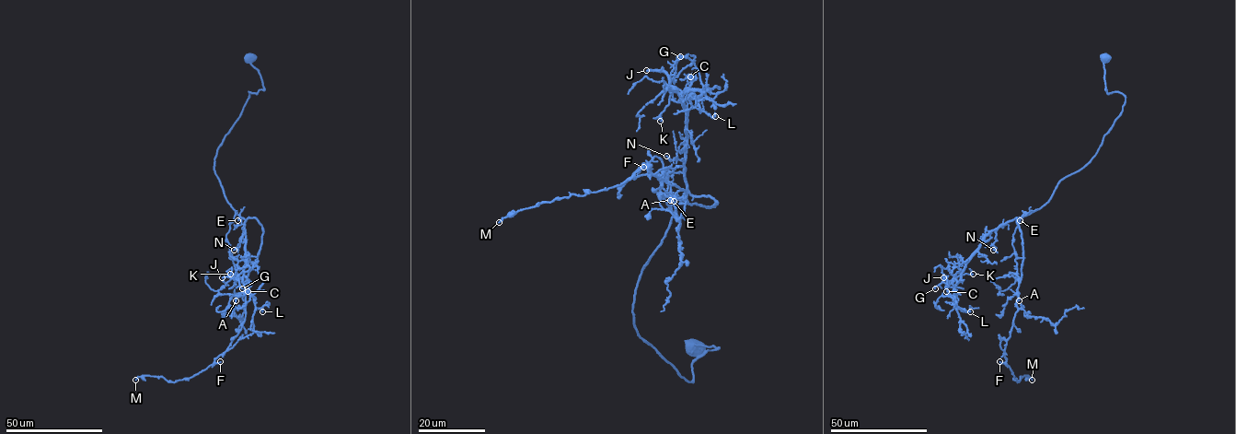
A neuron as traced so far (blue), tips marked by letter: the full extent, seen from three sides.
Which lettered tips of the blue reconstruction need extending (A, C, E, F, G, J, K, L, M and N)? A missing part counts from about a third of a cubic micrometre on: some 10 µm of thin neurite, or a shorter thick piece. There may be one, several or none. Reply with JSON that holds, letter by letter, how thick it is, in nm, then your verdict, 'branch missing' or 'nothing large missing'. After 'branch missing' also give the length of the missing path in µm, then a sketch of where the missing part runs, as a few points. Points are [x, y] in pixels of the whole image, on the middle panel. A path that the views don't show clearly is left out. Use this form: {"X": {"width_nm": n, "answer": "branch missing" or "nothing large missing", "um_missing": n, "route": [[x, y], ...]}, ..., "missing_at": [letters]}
{"A": {"width_nm": 160, "answer": "nothing large missing"}, "C": {"width_nm": 110, "answer": "nothing large missing"}, "E": {"width_nm": 140, "answer": "nothing large missing"}, "F": {"width_nm": 140, "answer": "nothing large missing"}, "G": {"width_nm": 150, "answer": "nothing large missing"}, "J": {"width_nm": 260, "answer": "nothing large missing"}, "K": {"width_nm": 120, "answer": "nothing large missing"}, "L": {"width_nm": 280, "answer": "nothing large missing"}, "M": {"width_nm": 150, "answer": "nothing large missing"}, "N": {"width_nm": 260, "answer": "nothing large missing"}, "missing_at": []}

